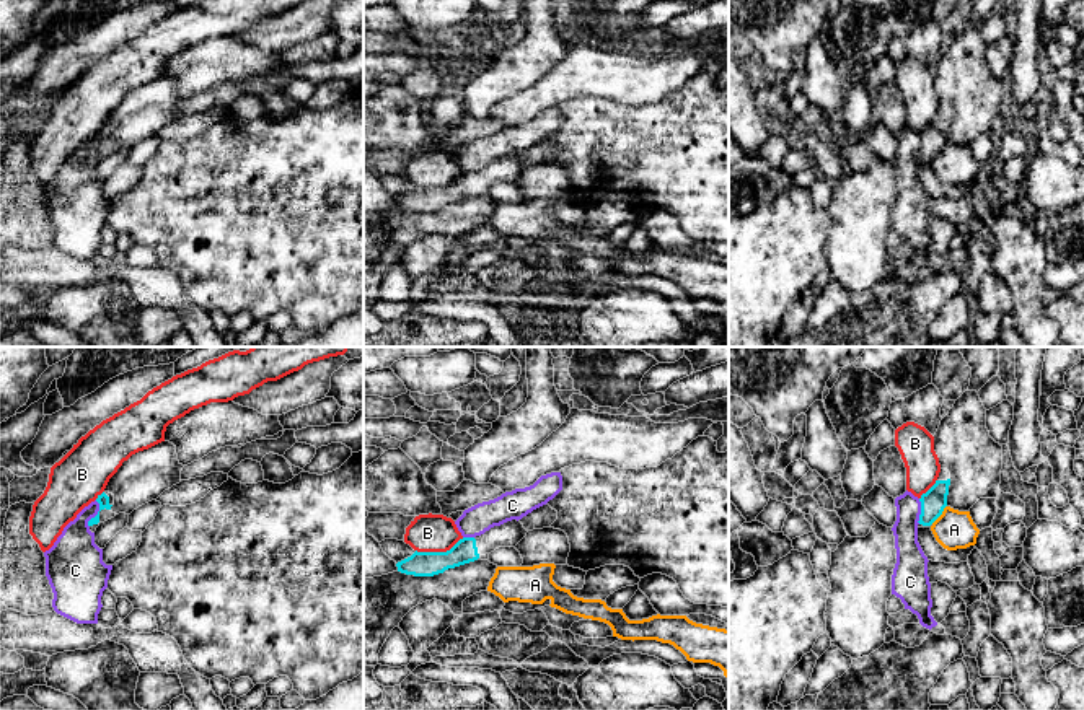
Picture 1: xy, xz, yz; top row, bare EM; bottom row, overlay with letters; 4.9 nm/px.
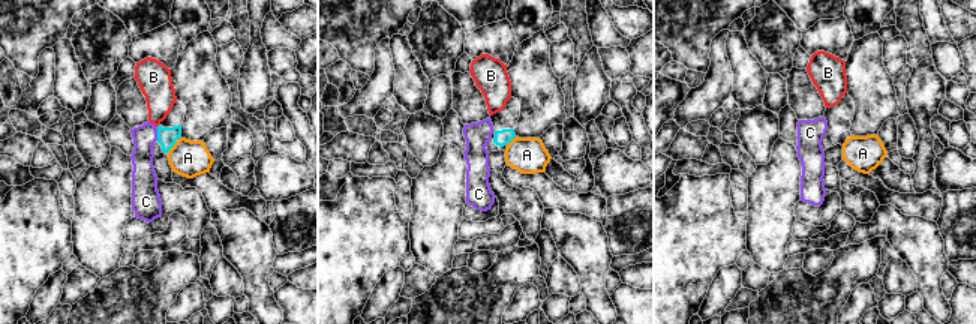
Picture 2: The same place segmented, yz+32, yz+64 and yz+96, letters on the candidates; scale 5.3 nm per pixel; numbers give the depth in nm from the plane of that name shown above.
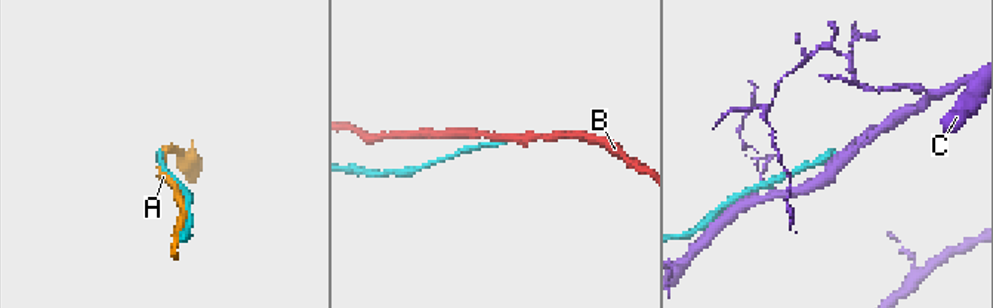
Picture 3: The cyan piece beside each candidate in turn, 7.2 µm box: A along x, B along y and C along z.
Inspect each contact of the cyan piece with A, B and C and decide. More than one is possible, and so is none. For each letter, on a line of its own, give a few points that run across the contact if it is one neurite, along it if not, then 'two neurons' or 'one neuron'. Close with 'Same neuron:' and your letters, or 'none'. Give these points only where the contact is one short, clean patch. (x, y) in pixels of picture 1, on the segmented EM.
A: two neurons
B: line xz (463, 538), (445, 551), (416, 551); two neurons
C: two neurons
Same neuron: none

